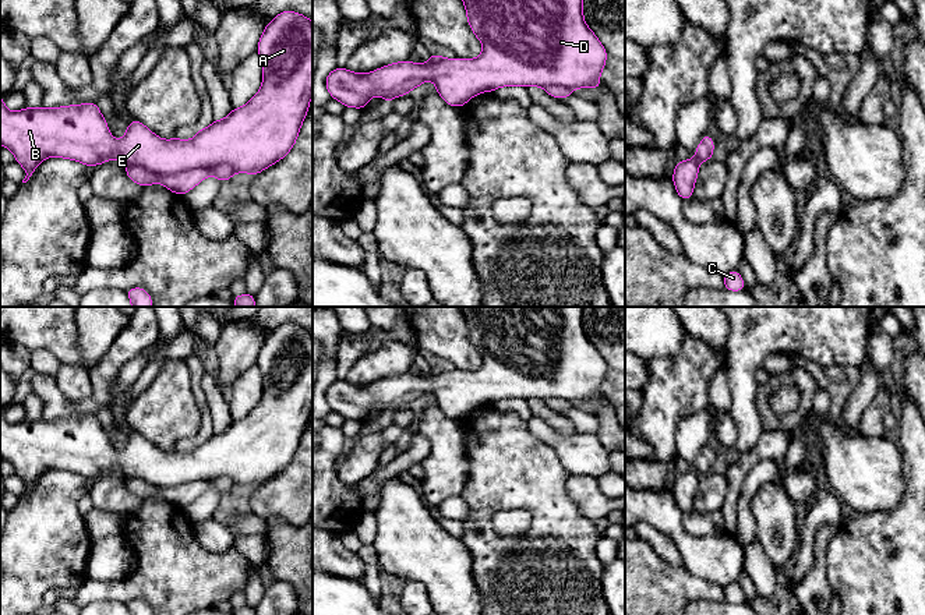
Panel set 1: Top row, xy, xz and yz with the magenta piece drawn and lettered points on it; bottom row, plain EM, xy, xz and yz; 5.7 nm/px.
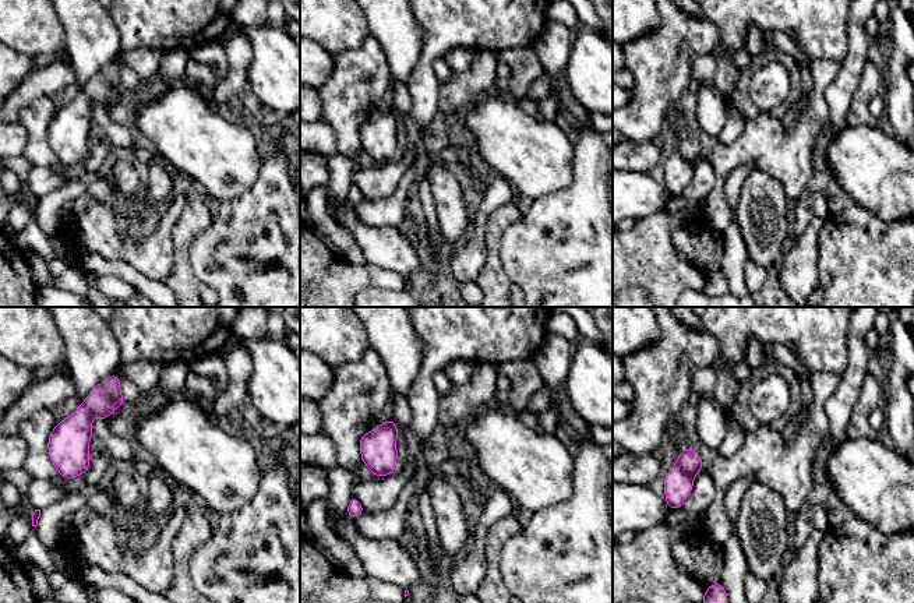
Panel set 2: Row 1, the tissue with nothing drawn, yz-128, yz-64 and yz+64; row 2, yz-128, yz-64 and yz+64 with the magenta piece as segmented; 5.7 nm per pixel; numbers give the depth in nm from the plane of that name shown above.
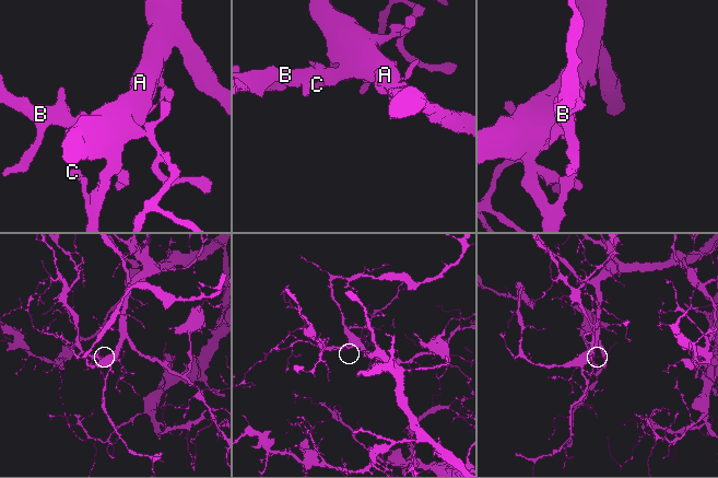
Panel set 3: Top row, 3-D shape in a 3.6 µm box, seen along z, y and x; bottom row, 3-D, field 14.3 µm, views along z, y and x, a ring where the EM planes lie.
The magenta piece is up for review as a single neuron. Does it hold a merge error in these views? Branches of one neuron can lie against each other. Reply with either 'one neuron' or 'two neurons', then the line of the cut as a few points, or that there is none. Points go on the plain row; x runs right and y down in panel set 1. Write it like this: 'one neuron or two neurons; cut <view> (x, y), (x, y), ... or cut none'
one neuron; cut none

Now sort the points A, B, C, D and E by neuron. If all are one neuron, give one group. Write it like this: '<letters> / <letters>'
A B C D E

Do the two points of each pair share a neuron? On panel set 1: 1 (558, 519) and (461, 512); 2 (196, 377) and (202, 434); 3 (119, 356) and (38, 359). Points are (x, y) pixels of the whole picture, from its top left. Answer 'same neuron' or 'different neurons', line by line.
1: different neurons
2: same neuron
3: different neurons

